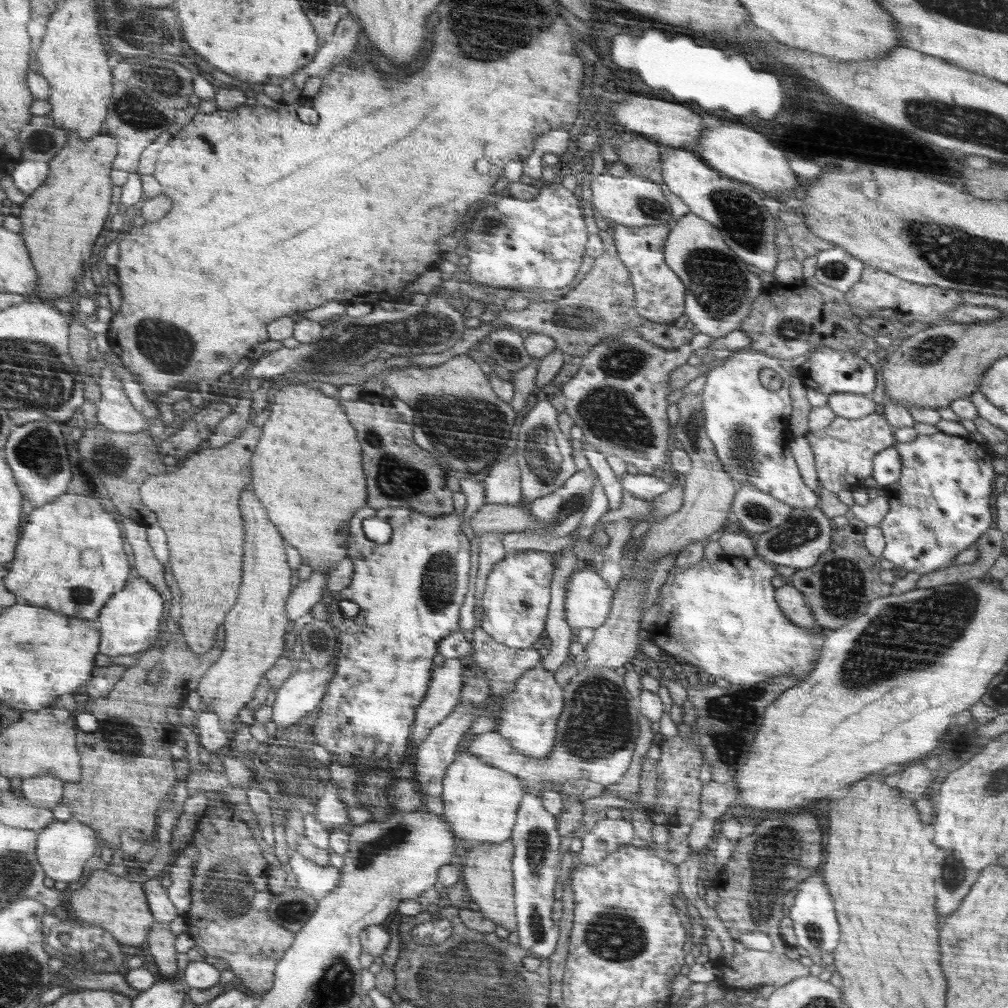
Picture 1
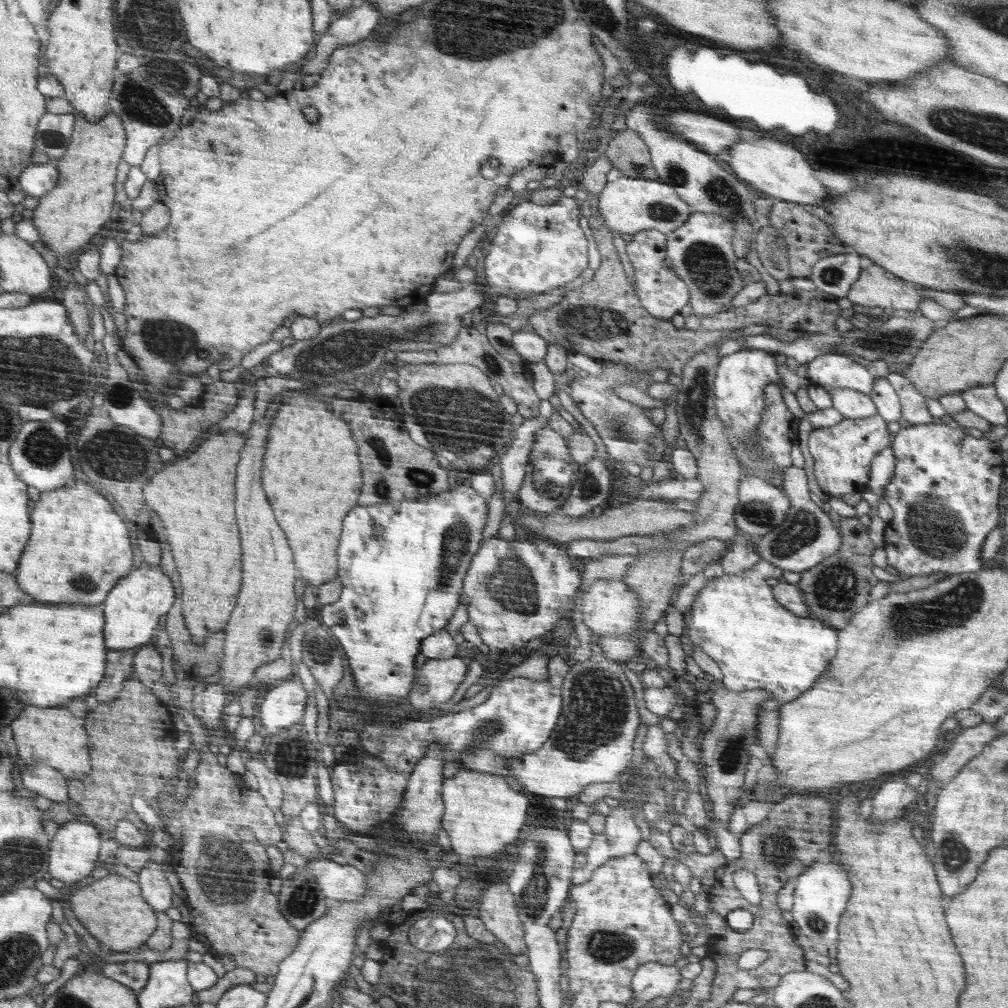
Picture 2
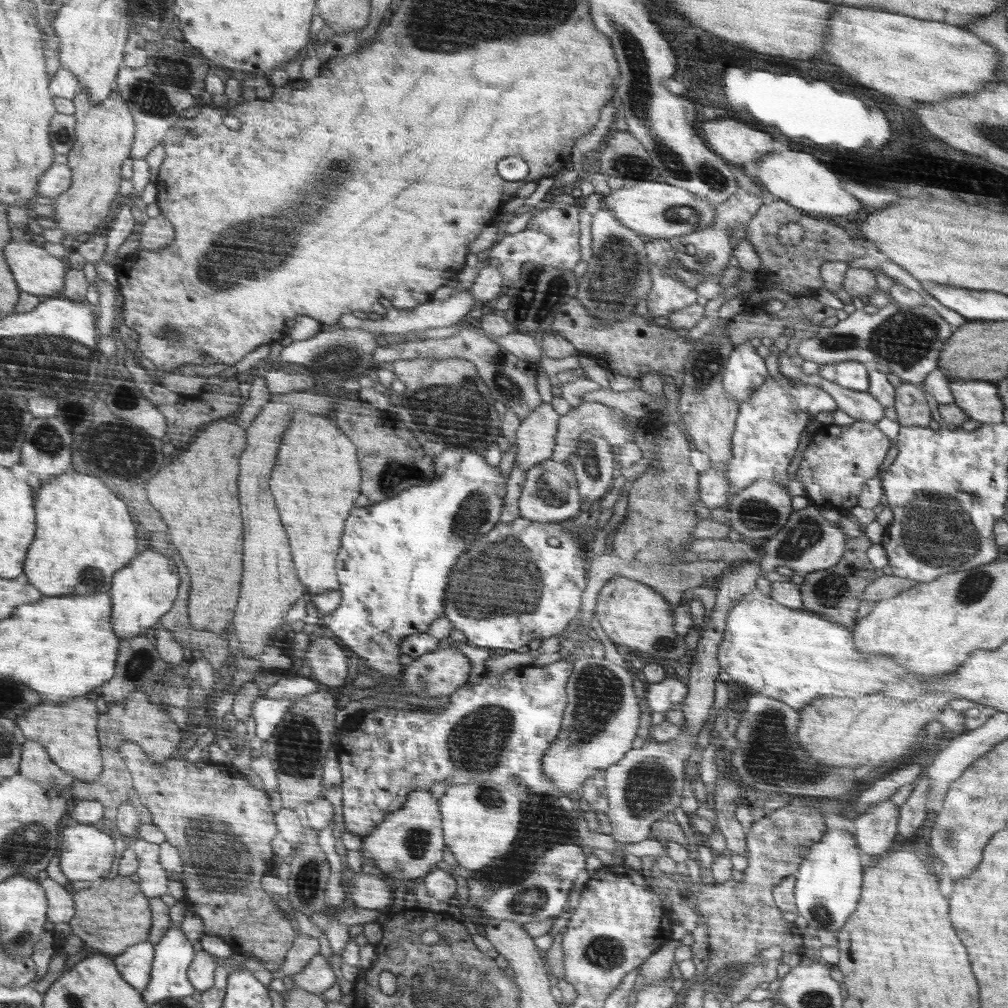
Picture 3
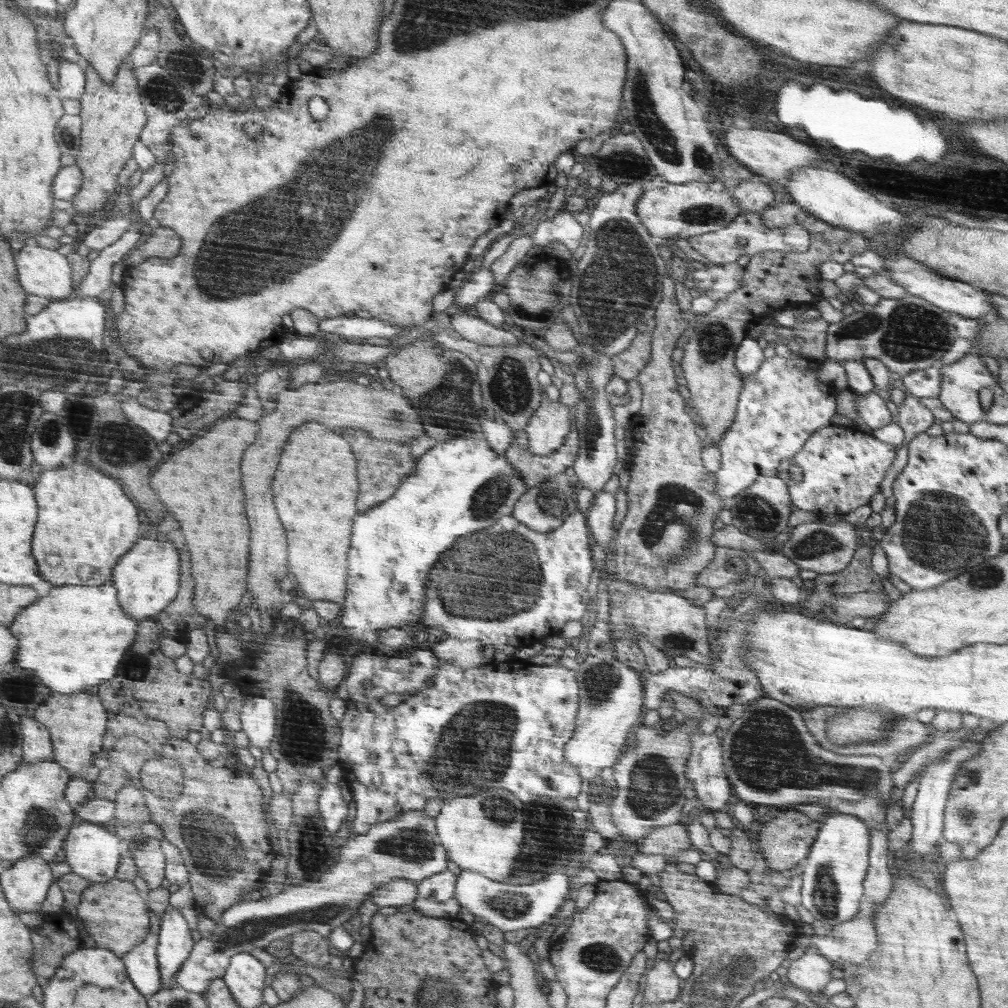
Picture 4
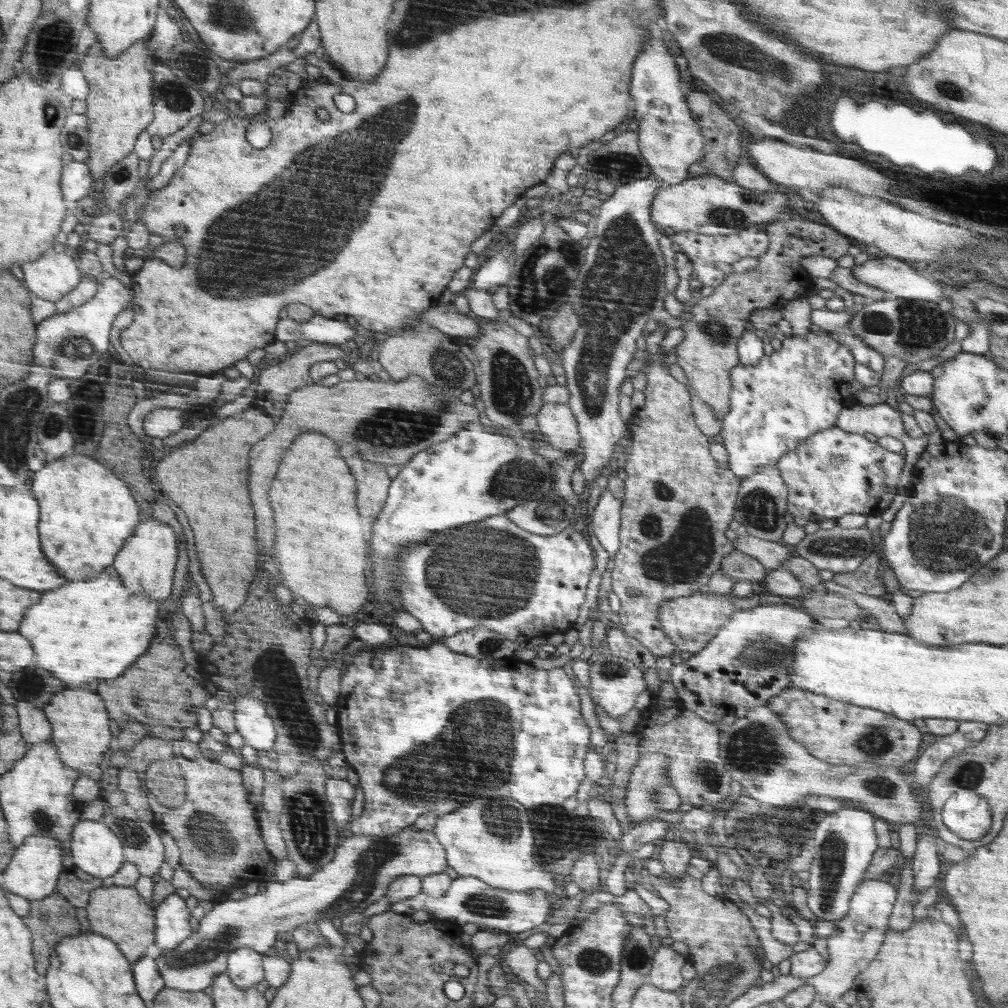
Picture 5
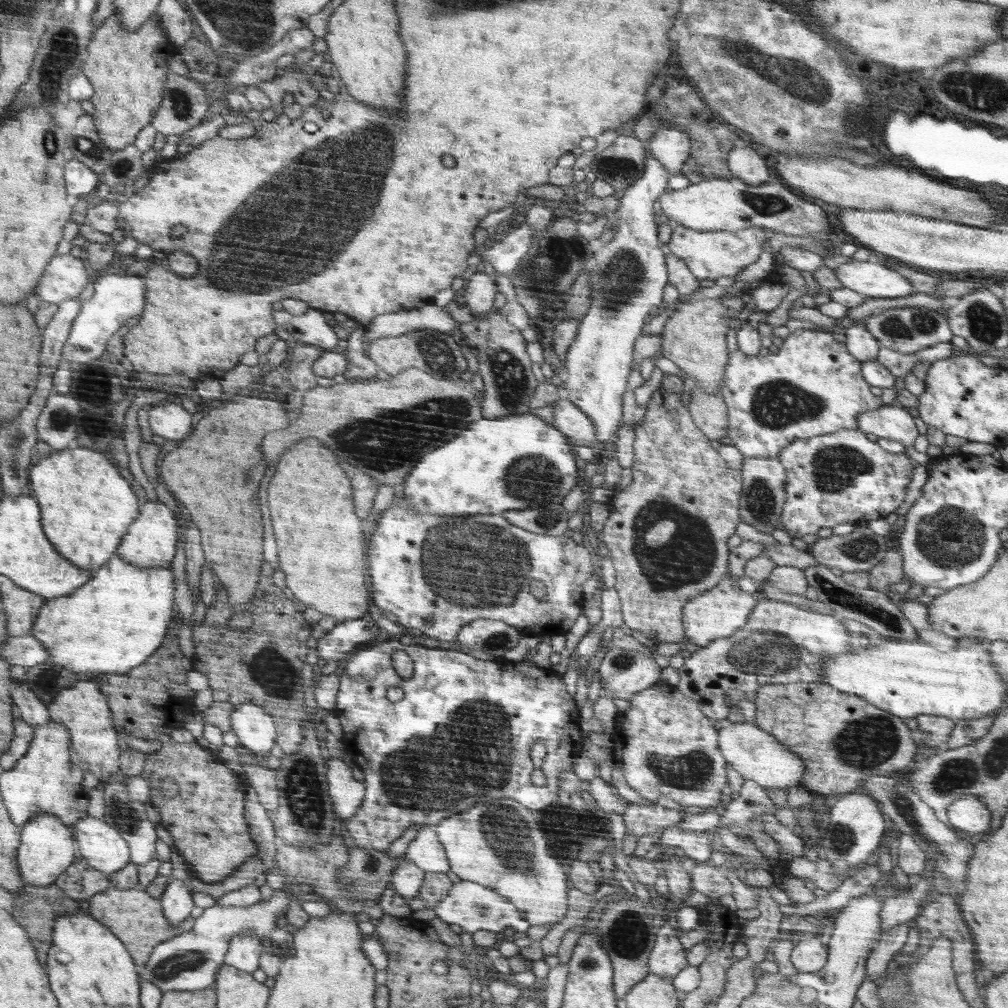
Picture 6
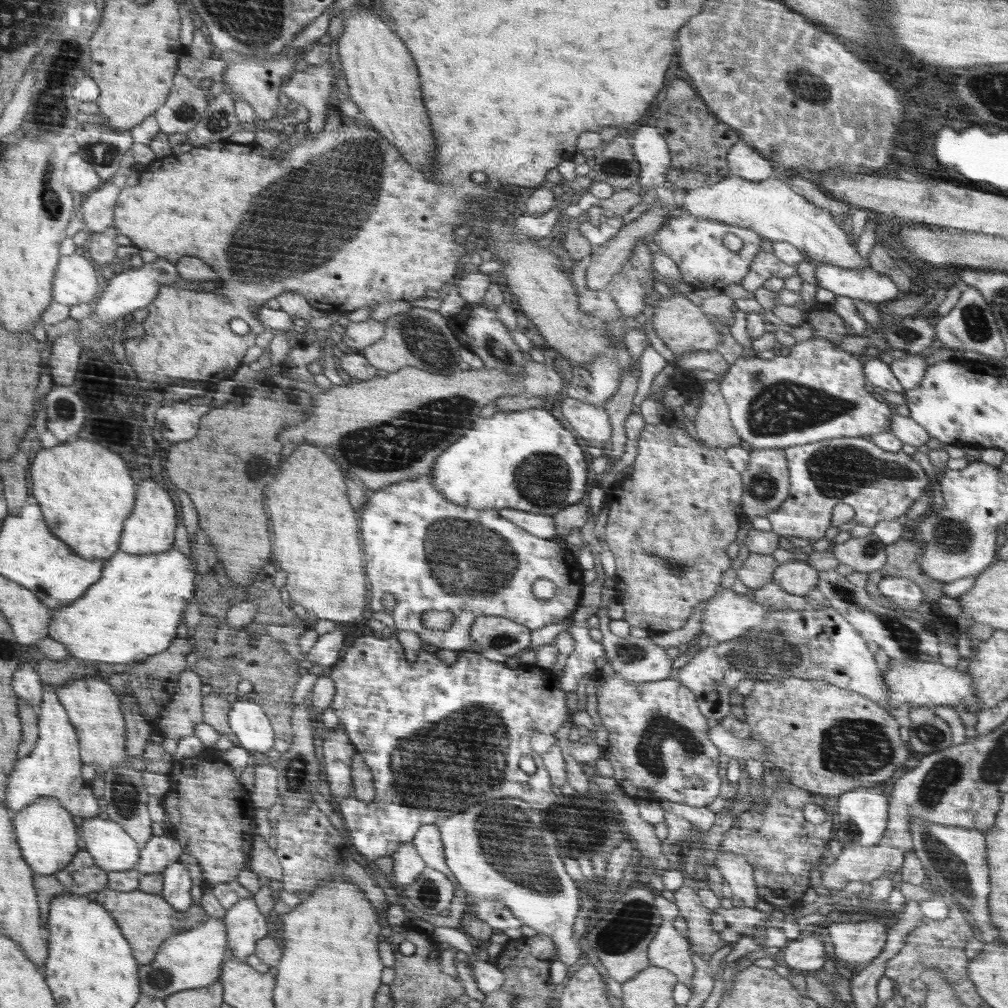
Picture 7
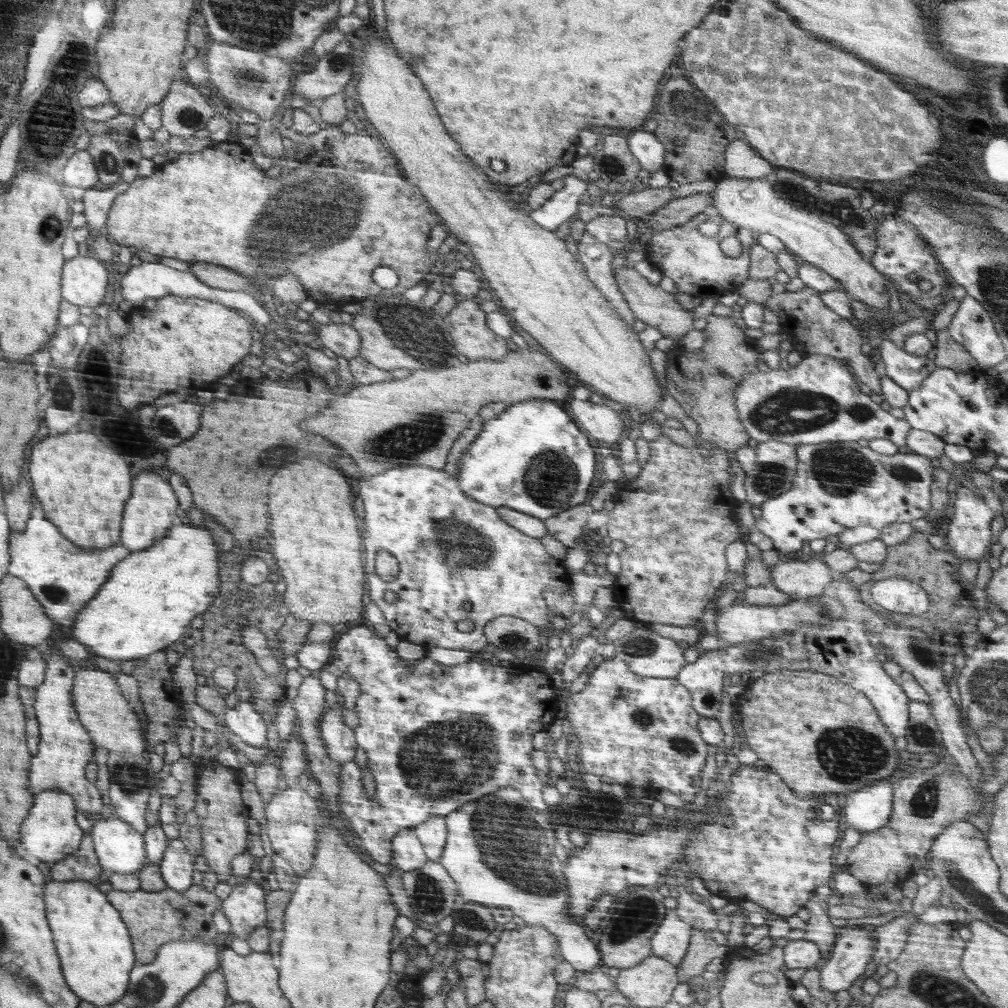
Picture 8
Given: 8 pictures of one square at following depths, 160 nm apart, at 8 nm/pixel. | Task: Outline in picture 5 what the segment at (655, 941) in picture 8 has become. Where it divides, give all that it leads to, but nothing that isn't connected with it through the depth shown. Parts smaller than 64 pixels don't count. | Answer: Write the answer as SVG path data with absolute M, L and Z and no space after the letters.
M657 945L647 982L662 990L677 991L682 986L684 958L670 946Z

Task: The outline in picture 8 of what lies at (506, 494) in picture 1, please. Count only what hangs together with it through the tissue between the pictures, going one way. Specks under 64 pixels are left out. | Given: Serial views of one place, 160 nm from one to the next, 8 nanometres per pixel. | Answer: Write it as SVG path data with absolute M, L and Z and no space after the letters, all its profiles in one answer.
M573 399L570 410L576 422L580 421L580 428L596 442L617 443L621 437L627 435L628 431L617 407Z

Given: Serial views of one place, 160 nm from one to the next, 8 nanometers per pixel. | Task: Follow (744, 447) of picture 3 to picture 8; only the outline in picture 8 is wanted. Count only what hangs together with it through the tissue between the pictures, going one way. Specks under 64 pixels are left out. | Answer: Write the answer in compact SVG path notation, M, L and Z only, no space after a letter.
M805 354L795 367L784 364L767 372L757 369L745 374L735 388L735 405L753 443L772 440L795 445L819 445L827 442L856 442L860 438L868 441L873 438L885 438L898 446L905 446L908 433L912 429L910 423L882 410L876 402L870 400L868 394L860 394L854 375L854 371L848 370L848 364L844 363L844 360L822 354Z

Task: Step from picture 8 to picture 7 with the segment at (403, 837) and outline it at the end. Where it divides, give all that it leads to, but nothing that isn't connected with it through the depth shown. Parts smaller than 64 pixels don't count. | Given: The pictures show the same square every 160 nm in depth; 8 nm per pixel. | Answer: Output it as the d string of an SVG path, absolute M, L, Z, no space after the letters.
M410 842L401 845L391 857L394 874L392 879L396 888L407 887L426 867L423 858Z

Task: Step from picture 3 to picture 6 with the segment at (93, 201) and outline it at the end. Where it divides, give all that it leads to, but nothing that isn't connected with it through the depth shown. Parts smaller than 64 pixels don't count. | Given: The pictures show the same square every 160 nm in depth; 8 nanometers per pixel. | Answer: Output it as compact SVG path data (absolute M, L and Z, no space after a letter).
M114 14L110 18L106 18L102 22L102 26L96 30L92 42L88 44L88 58L84 62L84 74L88 76L94 86L94 98L90 102L94 104L95 111L91 117L94 119L98 136L101 138L104 148L112 153L122 150L129 144L134 144L138 134L154 120L155 114L163 102L163 92L166 91L167 86L167 73L173 71L168 62L170 62L172 54L179 54L180 49L178 47L178 52L176 52L176 46L172 46L172 42L168 42L168 38L164 36L162 19L158 17L159 14L155 14L148 22L132 32L124 32L125 28L118 16L119 14Z

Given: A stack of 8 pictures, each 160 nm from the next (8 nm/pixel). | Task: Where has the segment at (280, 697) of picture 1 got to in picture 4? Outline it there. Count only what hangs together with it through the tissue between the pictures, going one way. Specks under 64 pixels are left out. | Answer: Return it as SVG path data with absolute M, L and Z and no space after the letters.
M247 696L240 712L240 721L241 731L250 739L250 745L266 751L275 738L274 720L278 720L278 712L272 700Z

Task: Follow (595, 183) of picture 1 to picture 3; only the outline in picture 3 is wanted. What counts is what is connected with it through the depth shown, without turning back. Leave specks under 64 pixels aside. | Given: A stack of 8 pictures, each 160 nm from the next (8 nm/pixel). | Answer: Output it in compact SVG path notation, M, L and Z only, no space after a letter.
M655 180L635 181L629 188L622 187L611 191L602 198L602 207L616 215L623 226L628 230L649 237L650 239L672 239L686 236L698 230L704 231L715 222L715 207L706 199L672 186L667 182Z

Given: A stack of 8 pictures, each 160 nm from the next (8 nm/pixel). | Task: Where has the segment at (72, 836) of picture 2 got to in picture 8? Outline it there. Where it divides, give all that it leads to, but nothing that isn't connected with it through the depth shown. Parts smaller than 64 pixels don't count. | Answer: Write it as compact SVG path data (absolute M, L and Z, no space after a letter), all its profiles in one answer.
M115 816L96 819L88 833L102 870L136 873L148 862L146 840L128 822Z

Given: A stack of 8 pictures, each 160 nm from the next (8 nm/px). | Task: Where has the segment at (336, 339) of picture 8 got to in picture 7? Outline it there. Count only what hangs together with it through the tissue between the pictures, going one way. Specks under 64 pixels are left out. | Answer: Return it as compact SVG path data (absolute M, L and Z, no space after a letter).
M368 317L366 321L350 322L342 334L342 344L346 352L362 352L380 340L385 326L383 322Z

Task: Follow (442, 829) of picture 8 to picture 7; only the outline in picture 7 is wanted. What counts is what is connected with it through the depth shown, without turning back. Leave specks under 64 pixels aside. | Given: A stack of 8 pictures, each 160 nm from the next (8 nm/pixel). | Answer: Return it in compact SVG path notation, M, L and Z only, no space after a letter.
M435 824L424 825L415 835L414 848L423 858L426 867L443 872L452 882L454 887L460 887L460 883L446 862L446 848L443 847L442 836Z

